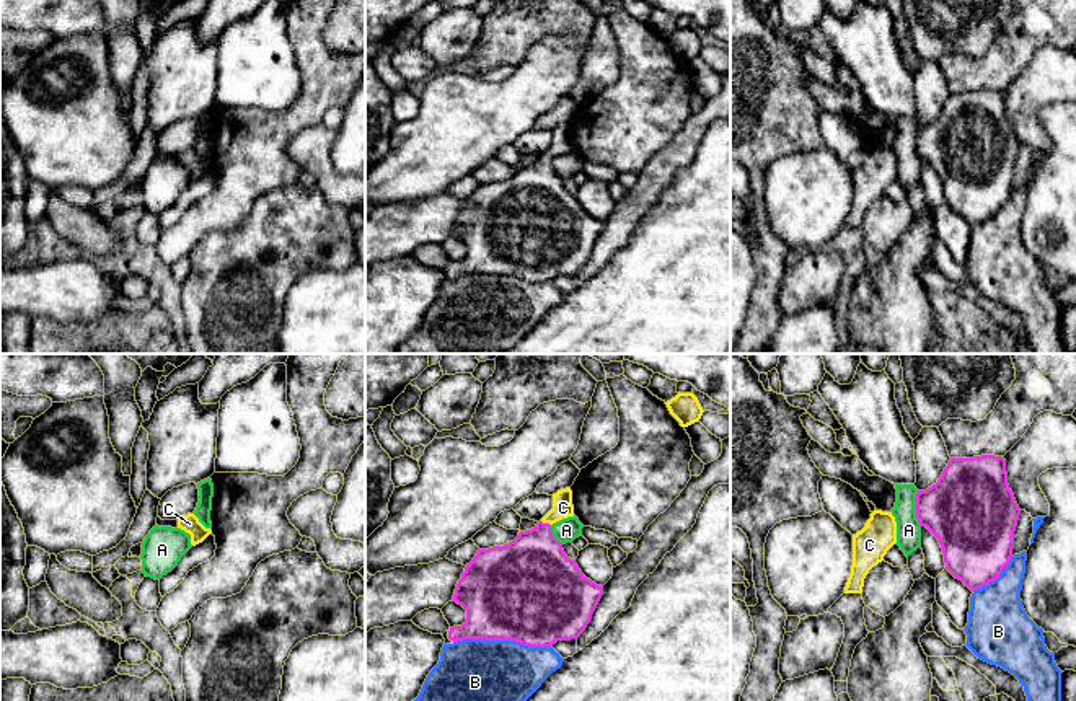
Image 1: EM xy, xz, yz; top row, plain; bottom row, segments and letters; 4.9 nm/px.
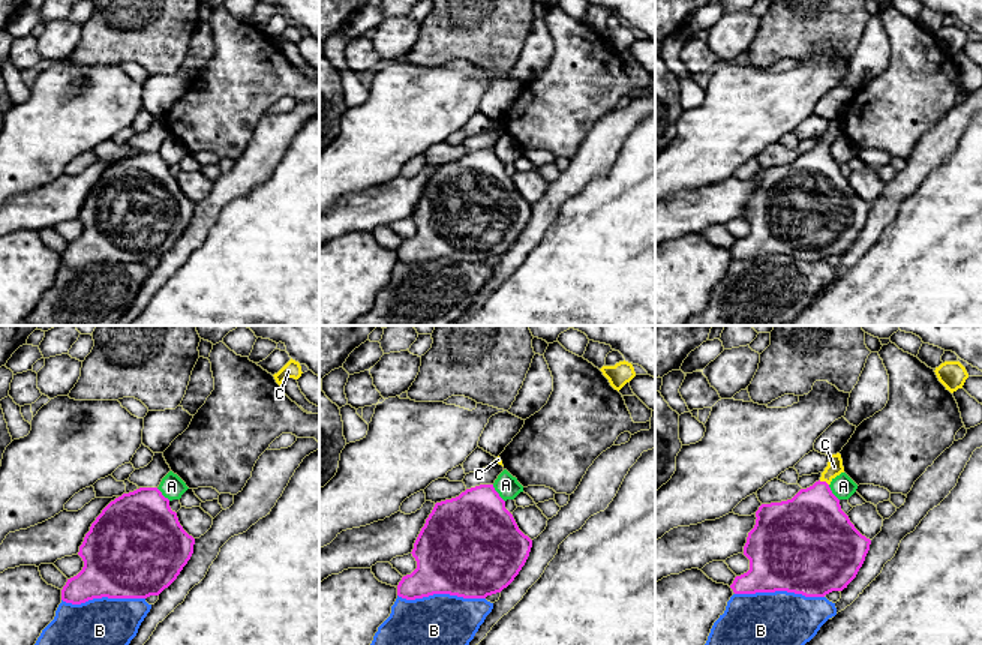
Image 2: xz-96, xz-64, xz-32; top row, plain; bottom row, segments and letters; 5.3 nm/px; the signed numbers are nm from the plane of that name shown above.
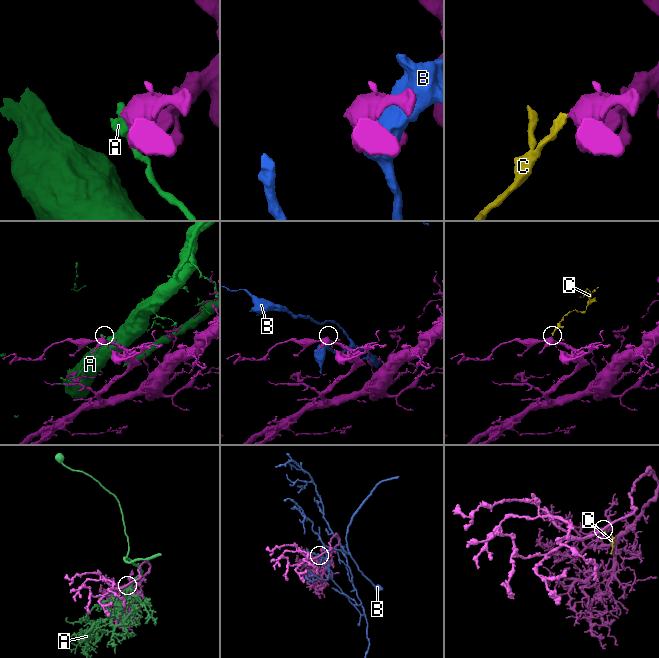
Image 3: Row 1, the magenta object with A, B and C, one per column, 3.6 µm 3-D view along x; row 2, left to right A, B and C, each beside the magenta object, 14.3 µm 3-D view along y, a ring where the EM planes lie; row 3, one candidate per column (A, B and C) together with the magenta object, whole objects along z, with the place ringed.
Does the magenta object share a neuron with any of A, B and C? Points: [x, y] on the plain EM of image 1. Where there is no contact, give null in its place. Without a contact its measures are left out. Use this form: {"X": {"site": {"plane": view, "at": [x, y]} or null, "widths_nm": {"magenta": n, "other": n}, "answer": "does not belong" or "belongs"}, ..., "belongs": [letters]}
{"A": {"site": {"plane": "yz", "at": [915, 144]}, "widths_nm": {"magenta": 400, "other": 130}, "answer": "does not belong"}, "B": {"site": {"plane": "xz", "at": [502, 274]}, "widths_nm": {"magenta": 480, "other": 420}, "answer": "does not belong"}, "C": {"site": {"plane": "xz", "at": [545, 158]}, "widths_nm": {"magenta": 380, "other": 100}, "answer": "belongs"}, "belongs": ["C"]}

